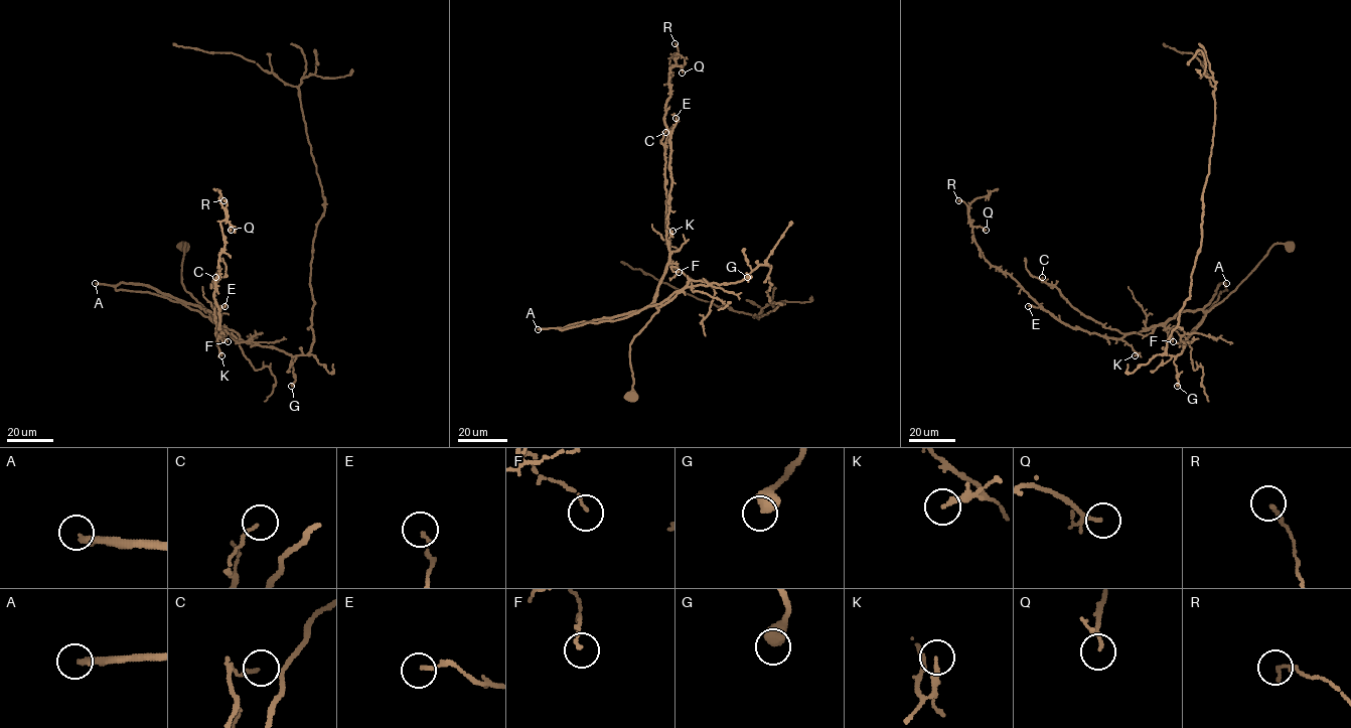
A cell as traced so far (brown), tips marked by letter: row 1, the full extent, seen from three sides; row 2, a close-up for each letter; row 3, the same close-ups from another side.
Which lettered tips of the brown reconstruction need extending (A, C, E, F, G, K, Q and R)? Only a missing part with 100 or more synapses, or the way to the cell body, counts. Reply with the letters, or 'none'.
A

